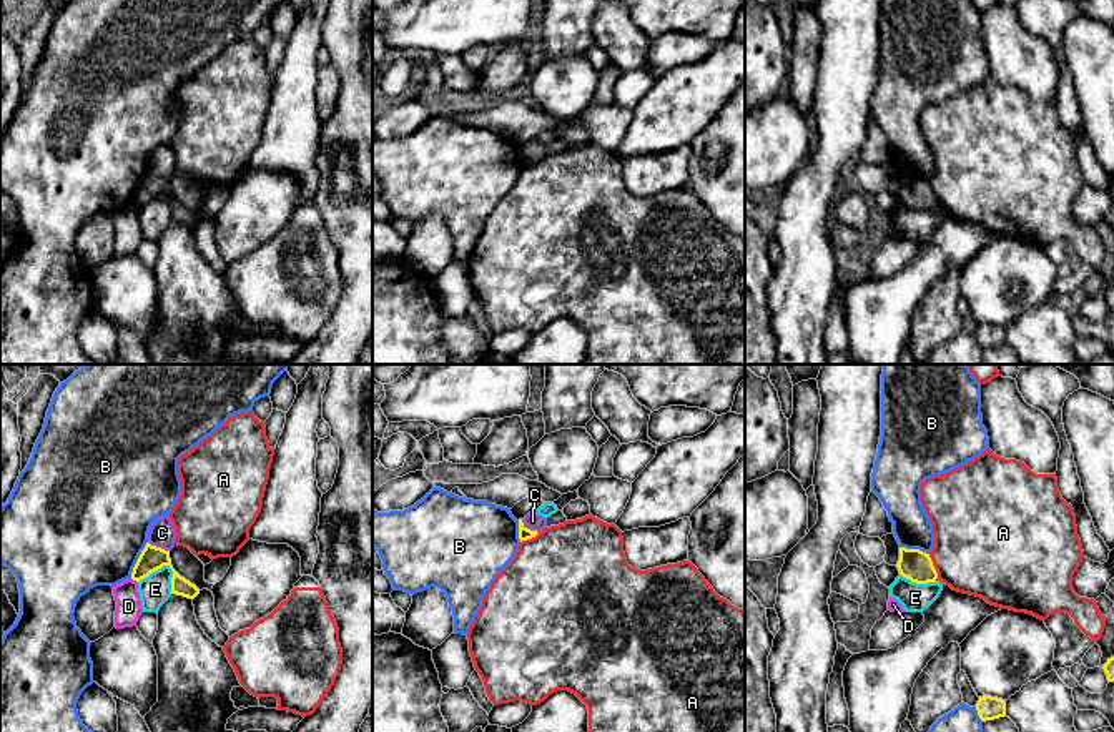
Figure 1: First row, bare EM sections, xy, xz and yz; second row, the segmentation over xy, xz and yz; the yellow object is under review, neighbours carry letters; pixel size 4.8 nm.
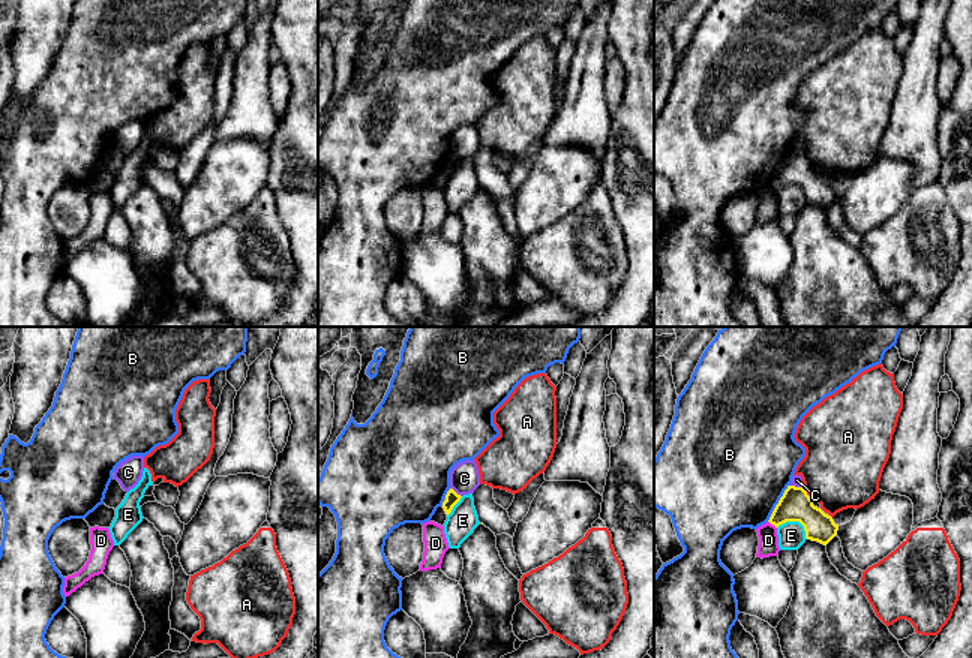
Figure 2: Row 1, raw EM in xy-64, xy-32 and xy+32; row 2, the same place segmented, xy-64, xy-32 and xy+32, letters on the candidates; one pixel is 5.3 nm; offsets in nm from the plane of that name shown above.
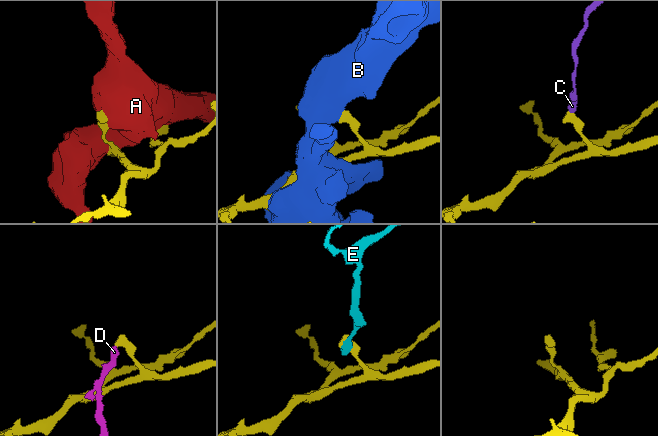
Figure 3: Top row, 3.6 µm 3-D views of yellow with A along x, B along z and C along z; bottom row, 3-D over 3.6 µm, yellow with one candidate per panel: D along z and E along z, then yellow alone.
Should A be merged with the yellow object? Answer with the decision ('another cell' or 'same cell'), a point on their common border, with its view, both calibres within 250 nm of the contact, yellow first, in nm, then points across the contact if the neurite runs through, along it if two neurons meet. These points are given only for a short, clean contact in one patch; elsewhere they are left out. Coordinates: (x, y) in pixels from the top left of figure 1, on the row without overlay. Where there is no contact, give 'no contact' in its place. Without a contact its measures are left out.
another cell; meets yellow in yz at (933, 193); 150 nm thick on the yellow side, 460 nm on the other

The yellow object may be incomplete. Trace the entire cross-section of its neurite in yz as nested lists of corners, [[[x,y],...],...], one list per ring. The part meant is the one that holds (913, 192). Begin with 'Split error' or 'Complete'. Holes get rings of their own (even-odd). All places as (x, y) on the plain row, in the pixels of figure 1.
Complete. [[[900,175],[900,188],[896,195],[903,205],[916,211],[936,210],[938,206],[929,181],[919,176]]]

